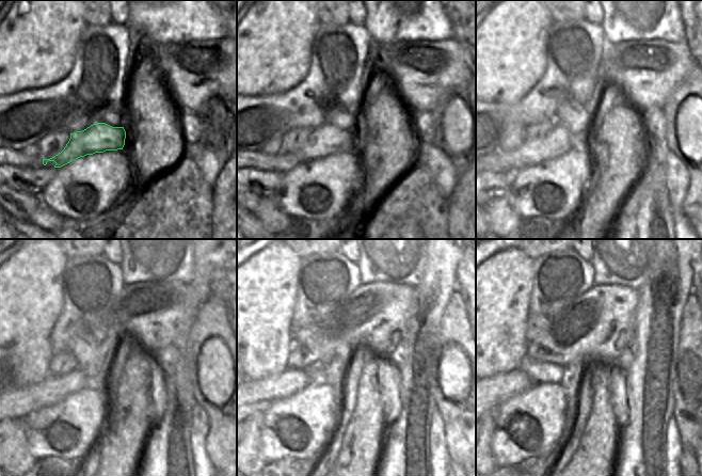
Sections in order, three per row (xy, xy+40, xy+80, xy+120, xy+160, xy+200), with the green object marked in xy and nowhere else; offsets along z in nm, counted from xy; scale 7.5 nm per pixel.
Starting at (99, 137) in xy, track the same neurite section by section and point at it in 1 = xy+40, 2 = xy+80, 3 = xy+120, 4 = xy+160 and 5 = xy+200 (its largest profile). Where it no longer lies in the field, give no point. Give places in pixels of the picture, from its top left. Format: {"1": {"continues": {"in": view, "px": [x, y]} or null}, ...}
{"1": {"continues": {"in": "xy+40", "px": [326, 139]}}, "2": {"continues": {"in": "xy+80", "px": [560, 140]}}, "3": {"continues": {"in": "xy+120", "px": [21, 401]}}, "4": {"continues": {"in": "xy+160", "px": [258, 394]}}, "5": {"continues": {"in": "xy+200", "px": [497, 389]}}}

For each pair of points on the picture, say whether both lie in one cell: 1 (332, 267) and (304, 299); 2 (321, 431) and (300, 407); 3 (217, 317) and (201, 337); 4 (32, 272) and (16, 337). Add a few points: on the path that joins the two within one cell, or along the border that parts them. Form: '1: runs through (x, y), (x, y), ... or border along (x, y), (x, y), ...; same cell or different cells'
1: runs through (329, 274), (312, 291); same cell
2: runs through (315, 425), (306, 413); same cell
3: runs through (211, 322), (202, 332); same cell
4: runs through (27, 288), (24, 298), (18, 303), (18, 321); same cell

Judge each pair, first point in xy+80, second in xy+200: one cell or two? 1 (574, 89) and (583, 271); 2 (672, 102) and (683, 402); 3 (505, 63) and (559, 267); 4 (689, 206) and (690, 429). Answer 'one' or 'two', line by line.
1: one
2: one
3: two
4: one

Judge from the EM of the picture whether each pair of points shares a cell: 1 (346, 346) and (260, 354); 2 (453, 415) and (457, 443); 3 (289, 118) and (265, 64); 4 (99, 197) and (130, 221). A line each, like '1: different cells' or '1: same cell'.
1: different cells
2: same cell
3: different cells
4: different cells

